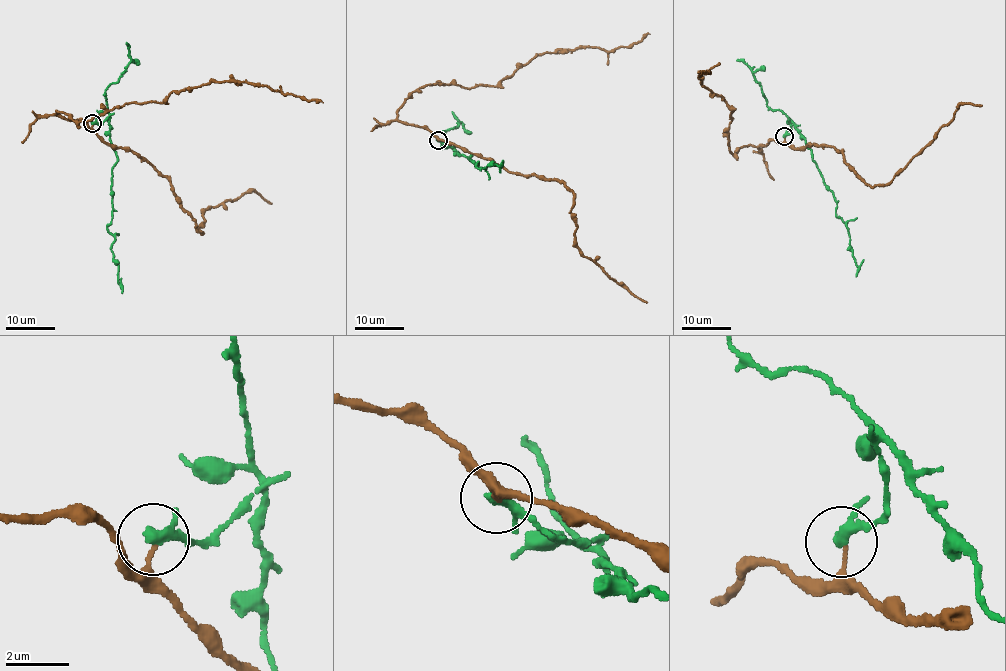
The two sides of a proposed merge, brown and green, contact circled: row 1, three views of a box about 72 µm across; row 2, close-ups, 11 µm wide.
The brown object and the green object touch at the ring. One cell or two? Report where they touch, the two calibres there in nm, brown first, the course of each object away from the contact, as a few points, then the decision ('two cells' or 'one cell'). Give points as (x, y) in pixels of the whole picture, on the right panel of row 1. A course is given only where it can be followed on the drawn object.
(784, 136) | 140/280 nm | brown via (785, 137), (733, 154), (727, 130), (733, 110), (701, 84), (702, 71), (710, 71), (699, 72) | green via (784, 137), (793, 125), (811, 150), (837, 204), (836, 215), (846, 225), (858, 267), (856, 276) | two cells

